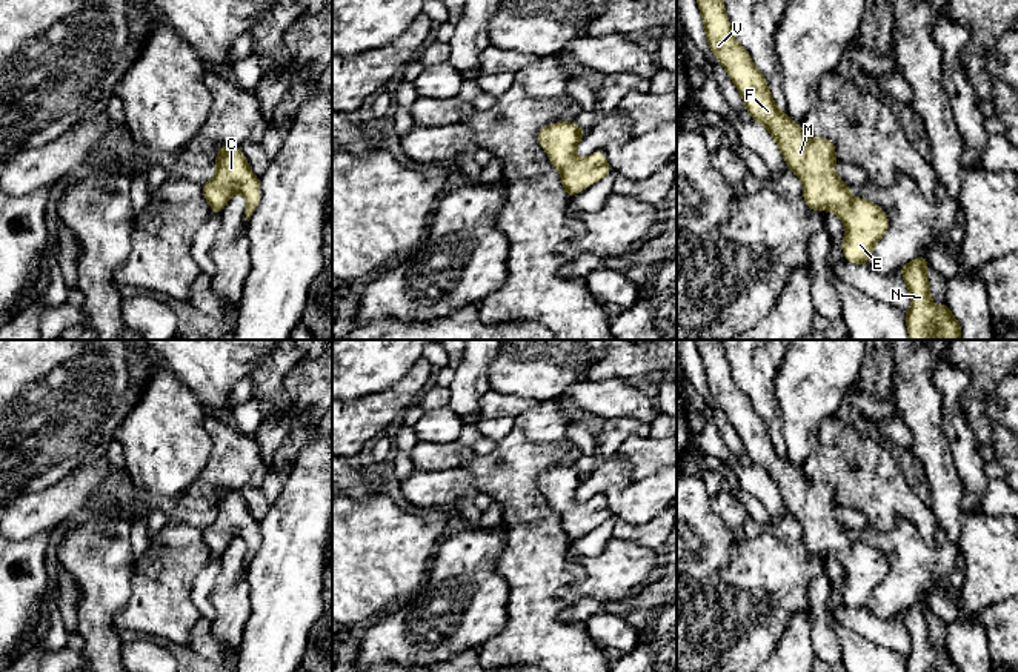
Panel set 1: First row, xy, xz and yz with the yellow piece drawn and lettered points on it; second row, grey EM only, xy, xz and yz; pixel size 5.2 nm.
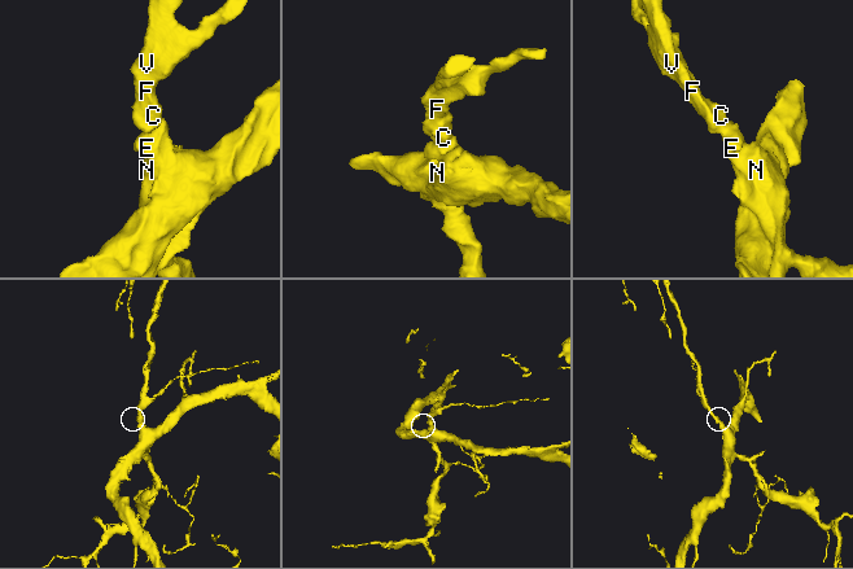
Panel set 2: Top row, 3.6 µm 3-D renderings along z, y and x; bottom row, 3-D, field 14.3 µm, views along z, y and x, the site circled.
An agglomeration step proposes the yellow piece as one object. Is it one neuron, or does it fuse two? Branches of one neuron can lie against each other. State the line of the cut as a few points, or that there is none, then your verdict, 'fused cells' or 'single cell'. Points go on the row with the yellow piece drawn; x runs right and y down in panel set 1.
no cut | single cell

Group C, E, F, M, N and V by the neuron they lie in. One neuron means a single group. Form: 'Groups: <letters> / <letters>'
Groups: C E F M N V

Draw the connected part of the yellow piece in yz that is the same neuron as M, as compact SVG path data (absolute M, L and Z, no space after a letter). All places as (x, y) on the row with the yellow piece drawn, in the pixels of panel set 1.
M723 0L697 3L710 51L727 71L750 117L769 131L787 168L800 177L806 205L812 211L835 212L846 228L844 258L867 266L873 246L889 229L886 212L873 201L850 195L850 186L833 171L838 161L833 141L809 135L777 108L764 75L732 35Z

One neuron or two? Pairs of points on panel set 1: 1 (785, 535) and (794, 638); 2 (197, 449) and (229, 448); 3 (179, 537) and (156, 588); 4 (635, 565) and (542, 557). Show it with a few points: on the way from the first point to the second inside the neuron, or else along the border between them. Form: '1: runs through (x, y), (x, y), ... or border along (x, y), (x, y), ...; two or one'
1: border along (808, 611), (797, 611), (792, 615), (775, 648); two
2: border along (206, 414), (203, 428), (211, 454), (194, 482); two
3: runs through (179, 549), (163, 575); one
4: border along (569, 557), (585, 577), (558, 594); two

